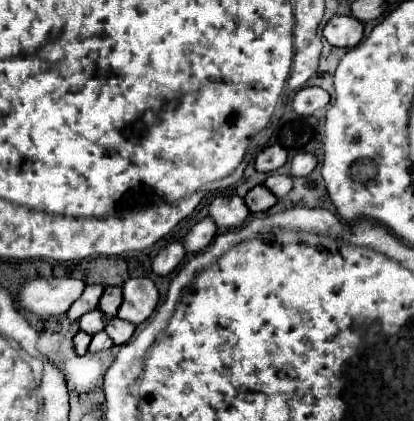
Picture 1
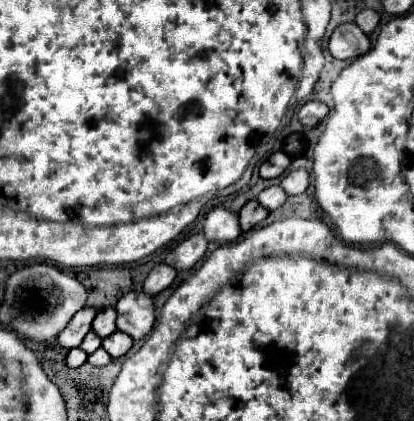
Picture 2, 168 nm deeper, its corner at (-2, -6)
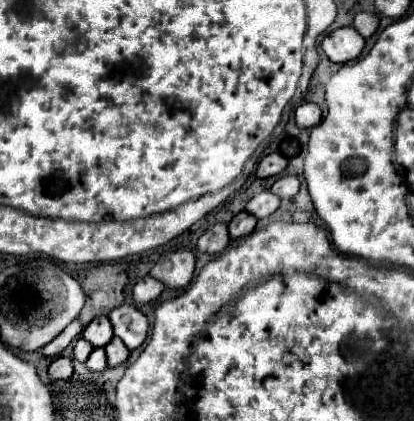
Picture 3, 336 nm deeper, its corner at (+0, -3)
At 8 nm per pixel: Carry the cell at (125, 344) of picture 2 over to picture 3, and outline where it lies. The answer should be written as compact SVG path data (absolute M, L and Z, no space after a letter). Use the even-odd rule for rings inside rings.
M114 337L104 349L106 349L106 357L108 357L108 365L110 365L110 367L122 365L122 363L128 359L128 355L130 355L128 347L126 347L118 337Z

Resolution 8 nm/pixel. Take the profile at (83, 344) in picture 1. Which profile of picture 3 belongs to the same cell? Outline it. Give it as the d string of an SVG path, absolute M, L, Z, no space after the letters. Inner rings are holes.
M56 357L48 369L48 375L52 381L60 381L60 379L70 379L72 375L72 359L68 357Z

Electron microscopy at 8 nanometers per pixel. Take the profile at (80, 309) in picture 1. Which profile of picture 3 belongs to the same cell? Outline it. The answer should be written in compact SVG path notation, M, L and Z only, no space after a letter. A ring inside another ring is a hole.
M72 321L72 325L68 325L68 329L64 329L64 333L60 333L60 337L52 339L44 349L42 349L42 355L46 357L54 357L54 355L60 355L72 341L74 337L82 331L82 325L78 321Z

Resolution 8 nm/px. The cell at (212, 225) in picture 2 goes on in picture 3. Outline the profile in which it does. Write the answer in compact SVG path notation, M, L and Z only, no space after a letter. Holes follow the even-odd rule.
M218 223L214 227L210 227L198 241L198 251L200 253L210 253L210 255L218 255L222 253L230 243L228 237L228 229L224 223Z

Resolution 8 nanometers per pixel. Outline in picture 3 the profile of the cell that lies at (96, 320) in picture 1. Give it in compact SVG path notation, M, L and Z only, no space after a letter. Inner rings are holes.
M78 339L78 343L74 345L74 359L84 363L90 353L92 353L92 345L88 345L84 339Z

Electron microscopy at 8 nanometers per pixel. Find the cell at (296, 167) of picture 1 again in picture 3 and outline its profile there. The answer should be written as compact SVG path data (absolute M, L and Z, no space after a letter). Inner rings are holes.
M286 175L286 177L276 179L276 181L274 181L274 185L270 187L270 191L272 191L274 195L278 195L280 199L292 199L292 197L298 193L298 187L300 187L298 177Z

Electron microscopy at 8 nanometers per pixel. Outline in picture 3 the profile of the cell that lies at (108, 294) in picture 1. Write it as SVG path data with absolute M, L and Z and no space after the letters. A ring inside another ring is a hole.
M96 317L96 319L84 329L82 337L84 337L94 349L106 347L106 345L112 341L112 337L114 337L112 325L110 325L110 321L108 321L106 317Z

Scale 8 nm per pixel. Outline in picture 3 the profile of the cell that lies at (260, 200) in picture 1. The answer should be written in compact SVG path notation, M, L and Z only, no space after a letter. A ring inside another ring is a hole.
M242 211L238 213L230 223L228 223L228 233L230 233L230 239L240 239L240 237L246 237L248 233L254 231L256 227L256 217L252 217L250 213Z

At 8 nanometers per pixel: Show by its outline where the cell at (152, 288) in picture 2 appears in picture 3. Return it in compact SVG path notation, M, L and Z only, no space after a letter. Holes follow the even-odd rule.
M146 275L142 281L138 281L132 289L132 301L134 305L144 305L154 301L160 293L164 291L164 285L160 285L160 281L156 281L154 277Z

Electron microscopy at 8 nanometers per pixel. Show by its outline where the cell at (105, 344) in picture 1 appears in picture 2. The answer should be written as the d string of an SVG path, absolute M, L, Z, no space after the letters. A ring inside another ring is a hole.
M98 348L94 354L88 356L88 362L90 362L92 366L106 366L110 360L112 360L112 358L110 358L110 354L108 354L104 348Z

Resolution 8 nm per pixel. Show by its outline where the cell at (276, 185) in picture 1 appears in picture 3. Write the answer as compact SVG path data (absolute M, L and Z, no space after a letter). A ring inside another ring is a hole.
M262 191L248 201L246 211L258 219L264 219L264 217L272 215L278 209L278 205L280 205L280 199L276 195L272 195L270 191Z

